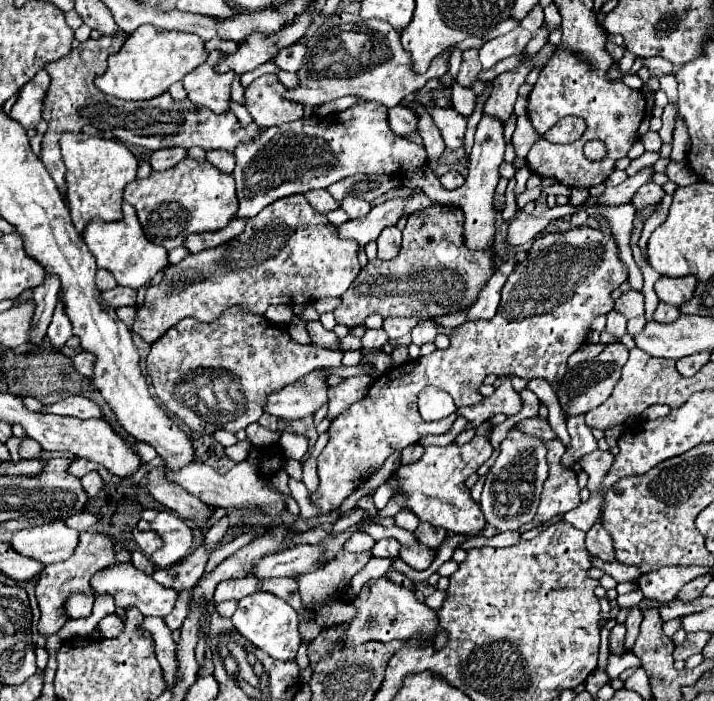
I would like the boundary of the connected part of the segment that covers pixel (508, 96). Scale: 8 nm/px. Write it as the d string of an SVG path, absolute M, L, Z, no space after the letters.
M517 65L513 73L501 73L501 77L493 81L493 91L483 107L483 113L497 117L501 121L507 121L507 117L513 113L517 91L525 83L527 75L529 75L529 69L525 69L525 65Z

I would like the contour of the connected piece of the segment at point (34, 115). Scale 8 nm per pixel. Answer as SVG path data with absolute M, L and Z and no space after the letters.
M41 69L33 77L33 81L25 83L19 89L17 103L13 105L9 115L15 121L19 121L25 129L35 129L43 121L43 99L49 89L49 81L51 81L51 77L47 75L47 71Z

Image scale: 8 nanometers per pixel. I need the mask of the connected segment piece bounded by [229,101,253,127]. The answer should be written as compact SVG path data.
M229 101L230 110L236 115L242 127L246 127L249 123L253 122L250 113L245 106L240 105L237 101Z

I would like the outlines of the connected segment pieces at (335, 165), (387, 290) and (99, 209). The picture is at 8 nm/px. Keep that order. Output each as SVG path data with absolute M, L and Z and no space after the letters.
M357 101L347 111L327 115L327 117L309 117L293 123L285 123L279 127L263 129L261 137L249 143L243 143L235 149L235 171L233 177L237 181L237 197L239 197L239 211L237 217L253 217L273 201L281 197L289 197L295 193L305 193L309 189L327 189L331 183L341 181L355 173L385 173L391 177L405 177L409 169L419 169L427 163L427 153L423 145L413 145L405 137L395 135L389 129L387 121L389 107L377 105L371 101Z
M433 205L425 213L409 217L403 229L401 253L393 261L369 261L357 281L341 297L343 303L335 309L335 321L349 329L359 327L373 313L387 317L417 317L435 319L441 315L465 311L477 301L485 281L493 277L493 245L489 249L469 249L461 237L465 215L461 209Z
M71 135L61 137L61 155L67 167L67 201L75 231L83 235L83 229L91 219L119 221L123 205L123 189L137 179L137 157L121 143L113 139L103 139L97 135Z

